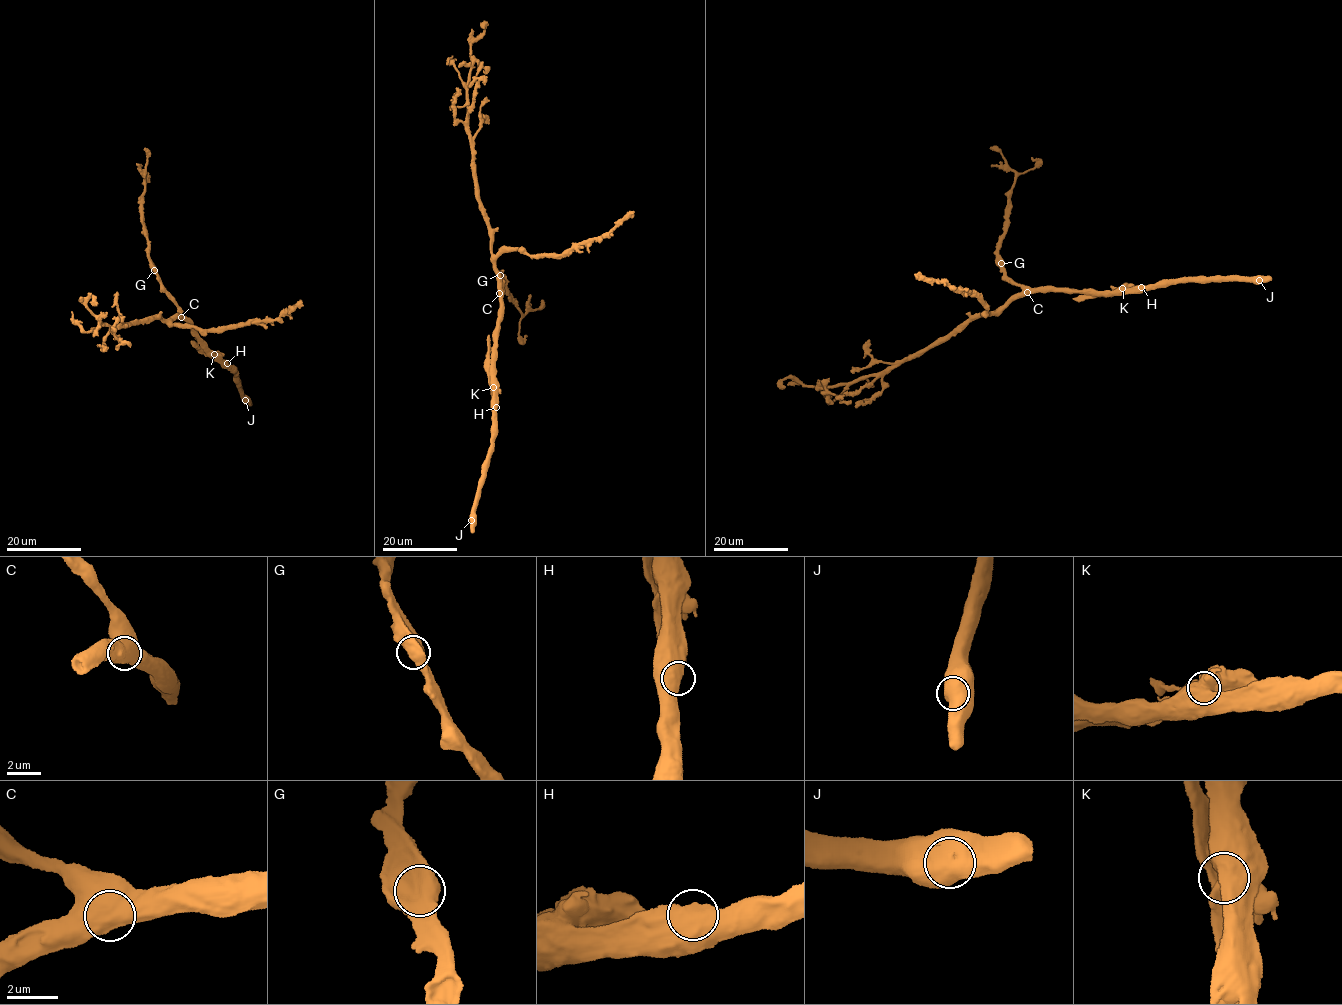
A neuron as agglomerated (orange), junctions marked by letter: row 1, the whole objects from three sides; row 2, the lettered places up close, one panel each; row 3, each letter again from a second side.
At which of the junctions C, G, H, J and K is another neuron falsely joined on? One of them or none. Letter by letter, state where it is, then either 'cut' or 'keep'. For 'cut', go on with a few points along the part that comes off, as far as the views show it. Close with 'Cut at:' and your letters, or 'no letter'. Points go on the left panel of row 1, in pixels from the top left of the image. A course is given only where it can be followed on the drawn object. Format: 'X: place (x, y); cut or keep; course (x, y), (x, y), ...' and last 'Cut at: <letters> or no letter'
C: place (181, 317); keep
G: place (154, 270); keep
H: place (227, 363); keep
J: place (245, 400); keep
K: place (214, 354); cut; course (214, 354), (206, 353), (191, 341)
Cut at: K

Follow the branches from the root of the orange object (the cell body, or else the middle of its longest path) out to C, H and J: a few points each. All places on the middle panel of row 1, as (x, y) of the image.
C: (498, 271), (499, 293)
H: (498, 271), (500, 317), (495, 366), (496, 407)
J: (498, 271), (500, 317), (492, 447), (471, 520)

